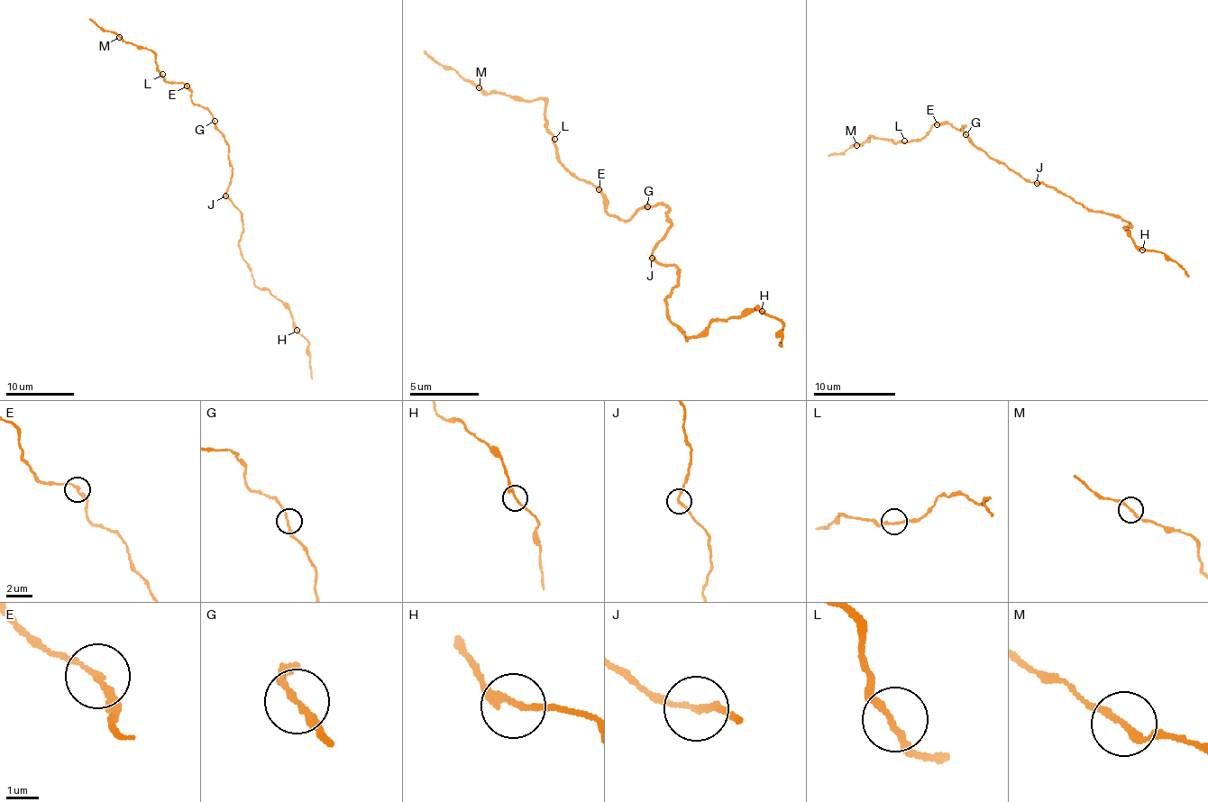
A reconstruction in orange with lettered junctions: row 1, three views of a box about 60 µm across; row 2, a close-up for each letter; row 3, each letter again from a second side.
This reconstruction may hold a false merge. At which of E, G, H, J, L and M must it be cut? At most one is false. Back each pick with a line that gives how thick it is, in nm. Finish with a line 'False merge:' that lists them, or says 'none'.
False merge: none

